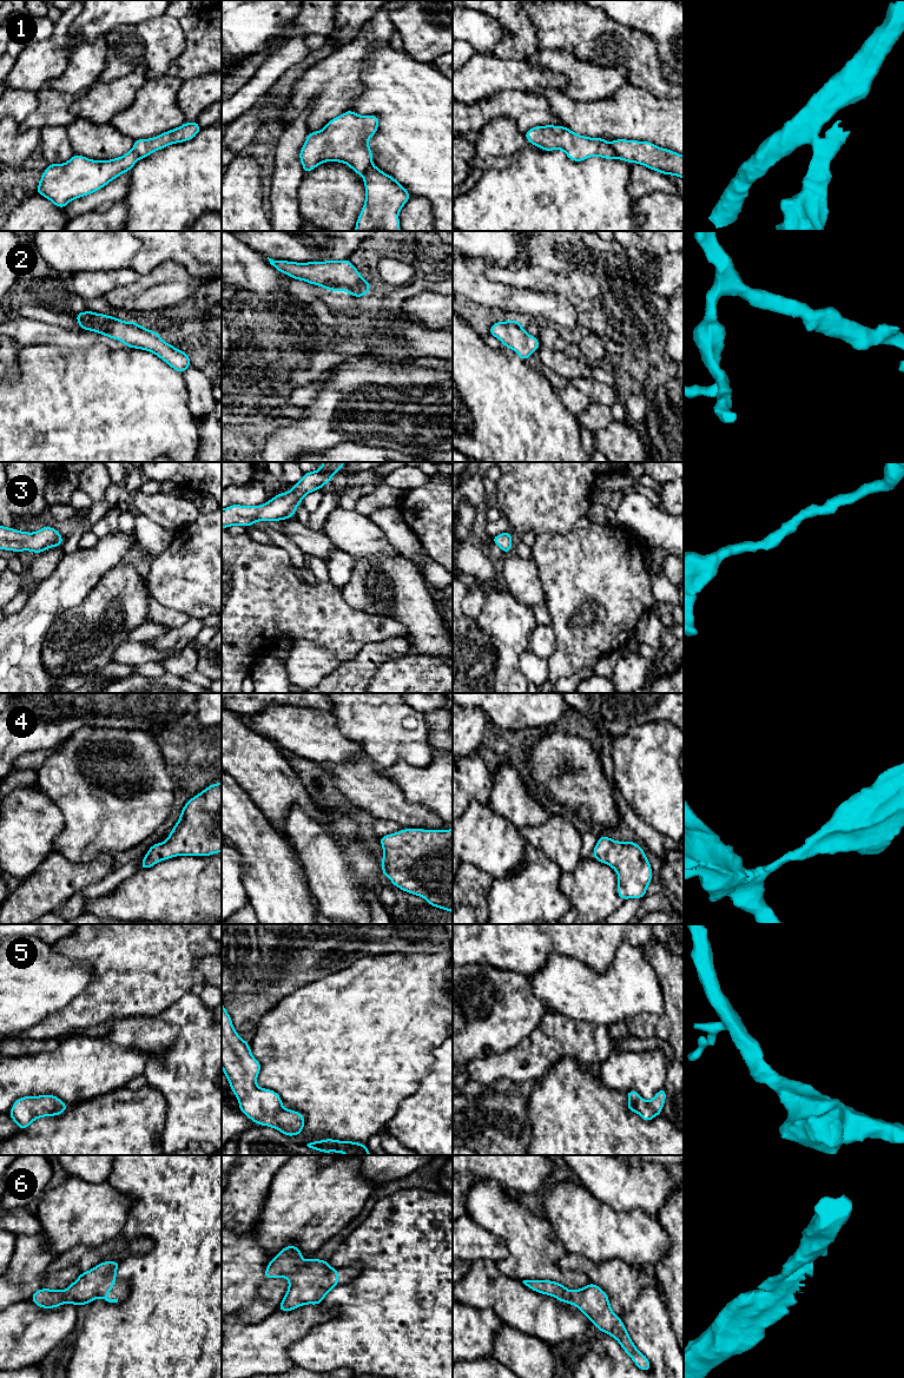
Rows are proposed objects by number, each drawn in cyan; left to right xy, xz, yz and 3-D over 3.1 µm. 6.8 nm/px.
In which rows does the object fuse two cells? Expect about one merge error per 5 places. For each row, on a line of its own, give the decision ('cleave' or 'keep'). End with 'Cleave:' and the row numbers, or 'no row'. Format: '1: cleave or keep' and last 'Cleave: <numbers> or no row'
1: cleave
2: keep
3: keep
4: keep
5: keep
6: keep
Cleave: 1

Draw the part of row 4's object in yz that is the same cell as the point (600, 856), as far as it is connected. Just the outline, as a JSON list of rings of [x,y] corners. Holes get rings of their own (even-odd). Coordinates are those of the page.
[[[601,836],[593,850],[598,862],[606,863],[618,872],[618,895],[621,899],[644,898],[649,883],[652,883],[652,866],[644,849],[634,842],[618,842]]]

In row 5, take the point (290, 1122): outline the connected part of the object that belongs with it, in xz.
[[[222,1002],[222,1068],[229,1080],[232,1093],[238,1099],[239,1109],[259,1126],[272,1127],[288,1136],[299,1135],[304,1129],[304,1116],[292,1109],[284,1109],[281,1096],[272,1089],[259,1088],[256,1084],[262,1069],[253,1057],[249,1042],[244,1041],[232,1026],[231,1016]]]

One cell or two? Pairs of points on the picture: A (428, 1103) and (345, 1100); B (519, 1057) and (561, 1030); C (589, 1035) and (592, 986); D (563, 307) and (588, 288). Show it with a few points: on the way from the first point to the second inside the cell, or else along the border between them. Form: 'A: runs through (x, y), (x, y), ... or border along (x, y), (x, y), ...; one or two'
A: border along (420, 1081), (385, 1125); two
B: runs through (529, 1057), (551, 1041); one
C: border along (563, 1014), (573, 1019), (608, 1026); two
D: border along (543, 291), (562, 295), (572, 304), (579, 323); two

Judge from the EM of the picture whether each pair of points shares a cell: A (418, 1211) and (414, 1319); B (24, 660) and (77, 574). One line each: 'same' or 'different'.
A: same
B: same

